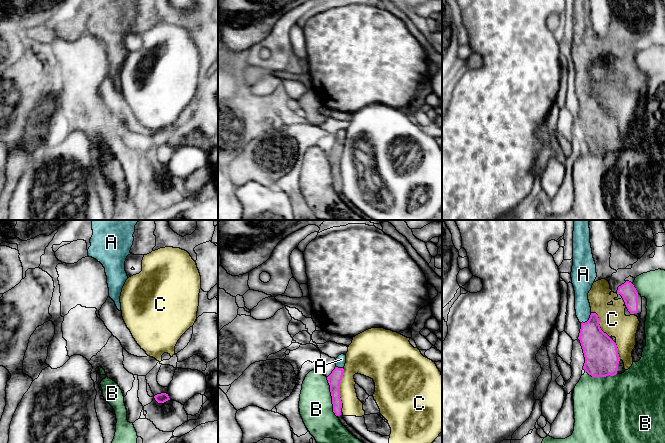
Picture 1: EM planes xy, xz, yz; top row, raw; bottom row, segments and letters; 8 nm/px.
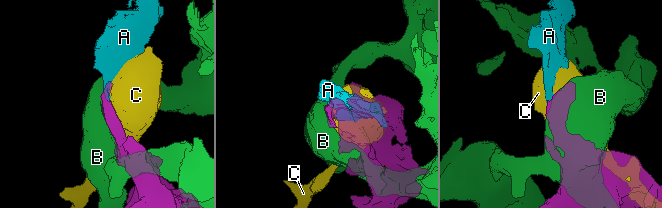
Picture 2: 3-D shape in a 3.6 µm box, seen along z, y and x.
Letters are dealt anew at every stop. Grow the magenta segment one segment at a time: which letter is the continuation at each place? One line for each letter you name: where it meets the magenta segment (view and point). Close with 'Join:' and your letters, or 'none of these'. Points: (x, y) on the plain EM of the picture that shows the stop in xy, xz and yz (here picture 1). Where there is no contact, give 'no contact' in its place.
A: contact yz (588, 96)
Join: A

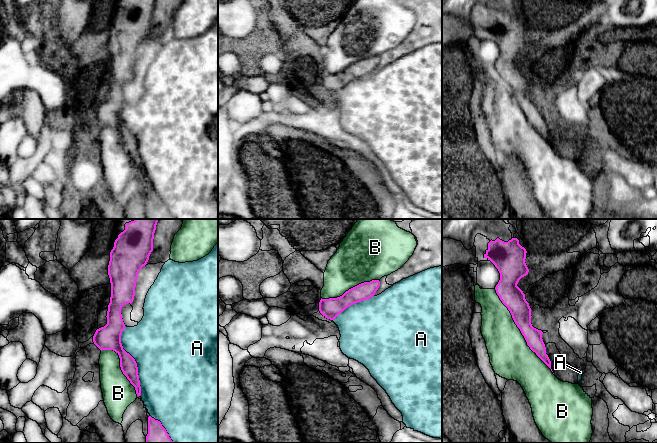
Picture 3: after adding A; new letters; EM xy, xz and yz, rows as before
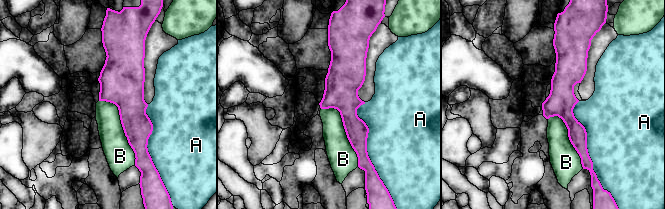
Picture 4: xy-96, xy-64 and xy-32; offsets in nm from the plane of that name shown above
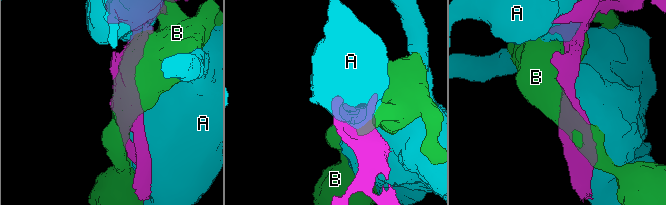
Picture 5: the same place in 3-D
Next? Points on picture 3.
Join: none of these

